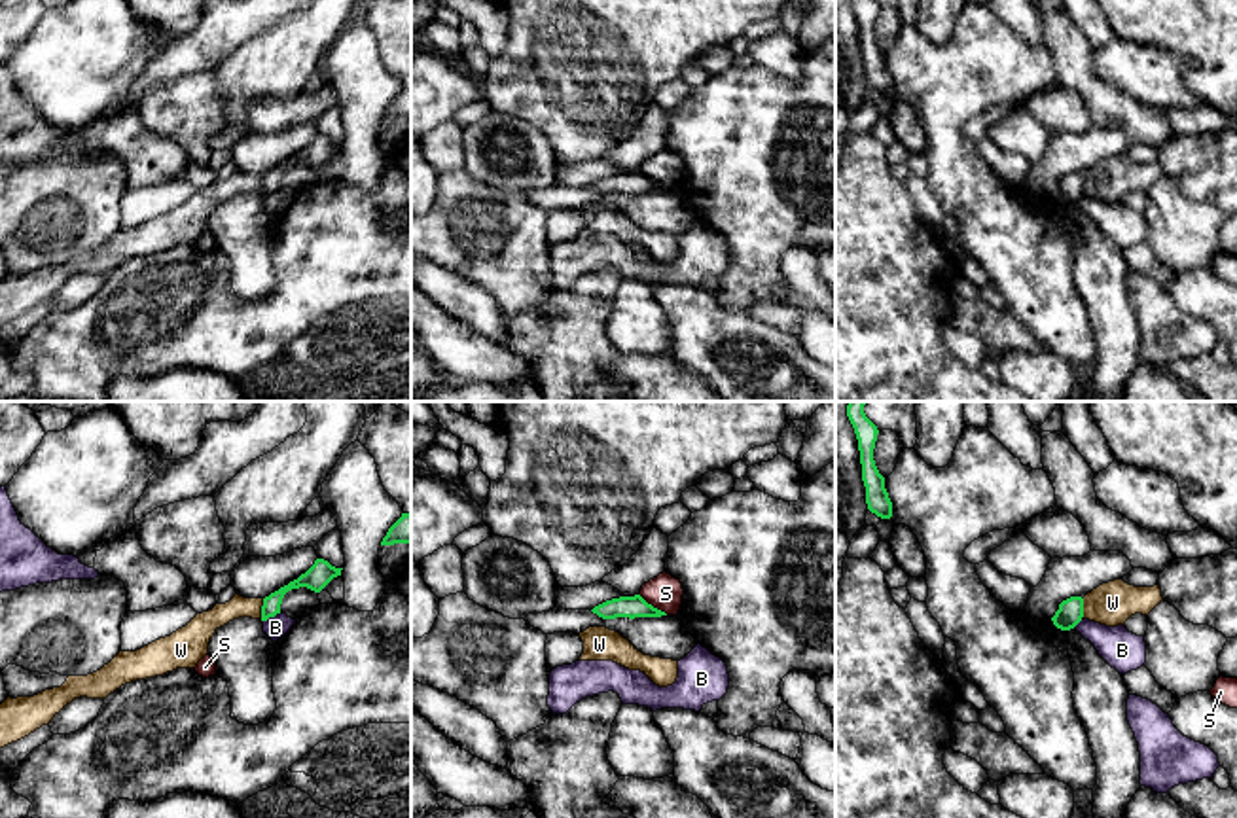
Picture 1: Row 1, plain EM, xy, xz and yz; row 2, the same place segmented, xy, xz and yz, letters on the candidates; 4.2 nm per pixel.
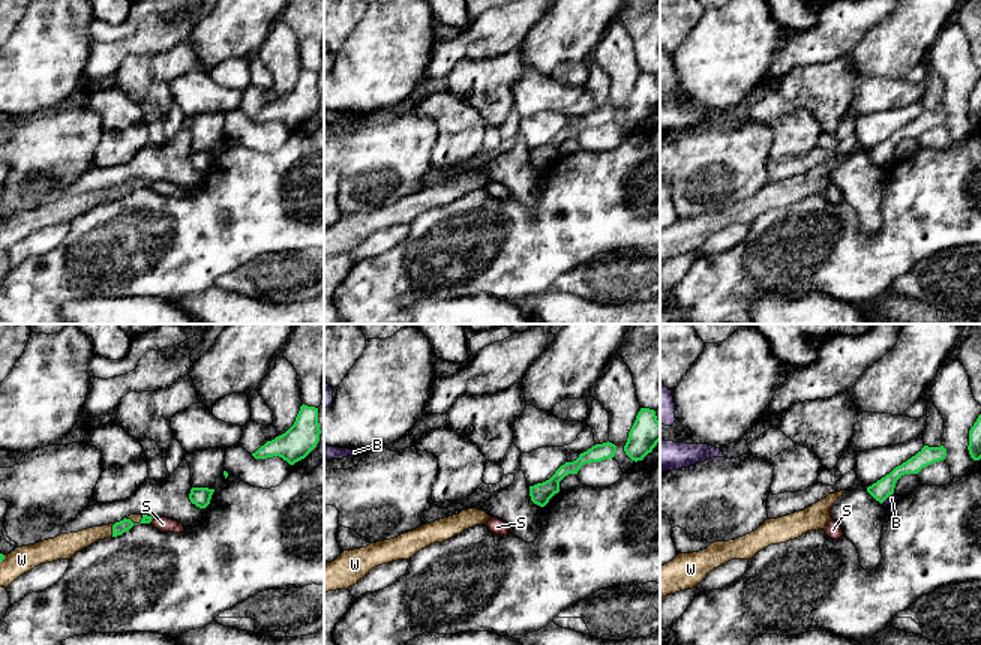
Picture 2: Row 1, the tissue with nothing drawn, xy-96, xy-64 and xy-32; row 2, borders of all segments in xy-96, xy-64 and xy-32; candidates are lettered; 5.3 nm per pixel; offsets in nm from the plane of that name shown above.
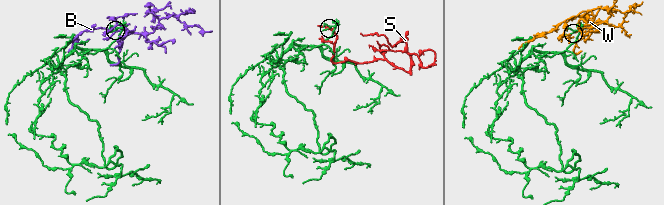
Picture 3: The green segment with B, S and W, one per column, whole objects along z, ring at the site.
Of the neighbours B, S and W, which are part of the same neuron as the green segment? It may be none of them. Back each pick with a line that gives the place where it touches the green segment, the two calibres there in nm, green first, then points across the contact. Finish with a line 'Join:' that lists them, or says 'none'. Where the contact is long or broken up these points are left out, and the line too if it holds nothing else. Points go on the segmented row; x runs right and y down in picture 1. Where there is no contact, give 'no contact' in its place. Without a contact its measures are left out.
Join: none

